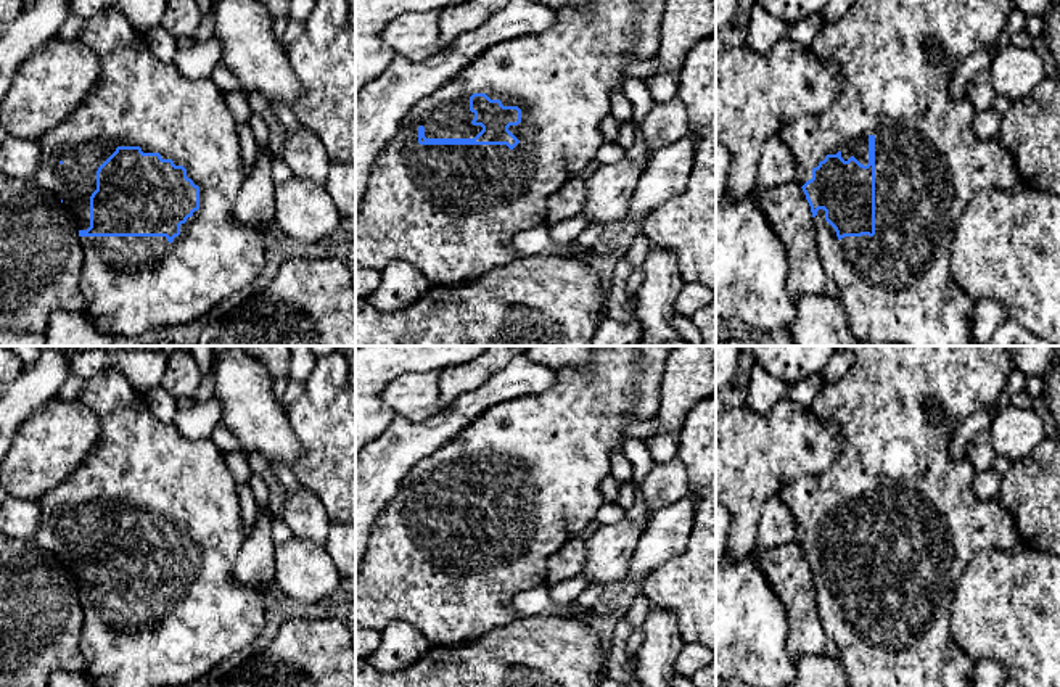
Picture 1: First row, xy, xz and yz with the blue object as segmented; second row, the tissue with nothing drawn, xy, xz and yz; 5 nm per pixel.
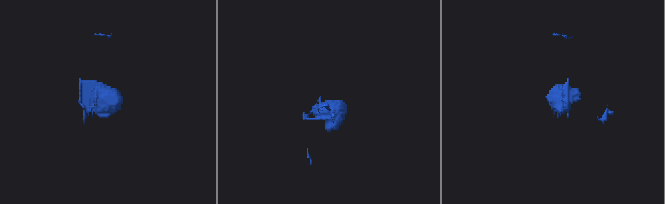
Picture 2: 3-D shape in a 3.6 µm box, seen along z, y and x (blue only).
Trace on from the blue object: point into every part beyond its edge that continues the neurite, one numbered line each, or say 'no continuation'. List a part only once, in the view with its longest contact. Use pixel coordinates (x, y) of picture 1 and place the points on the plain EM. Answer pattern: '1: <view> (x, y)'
1: xy (139, 460)

